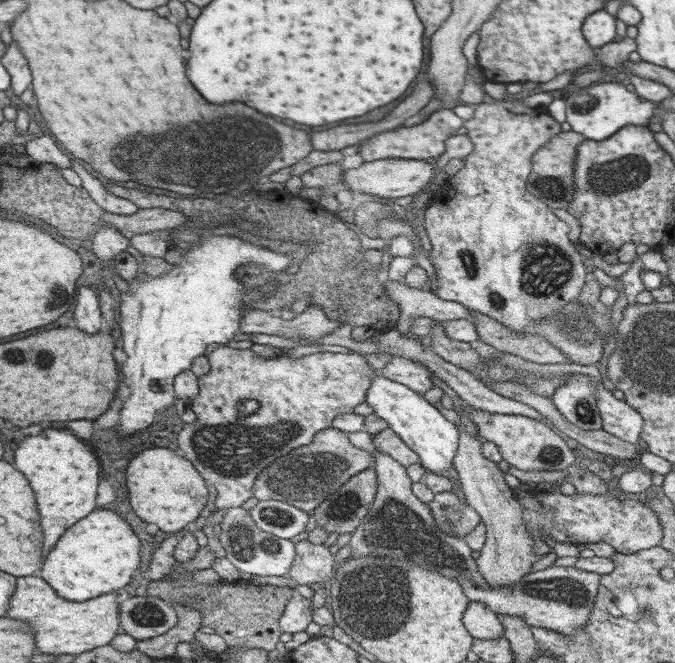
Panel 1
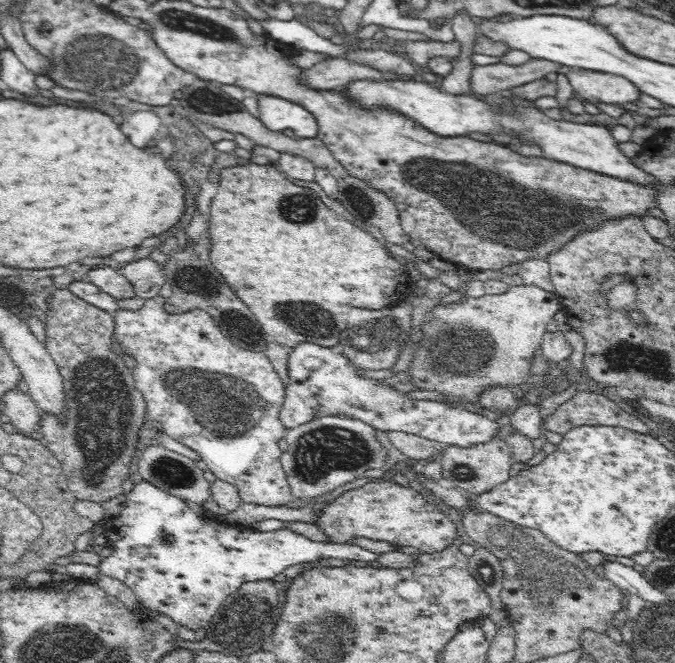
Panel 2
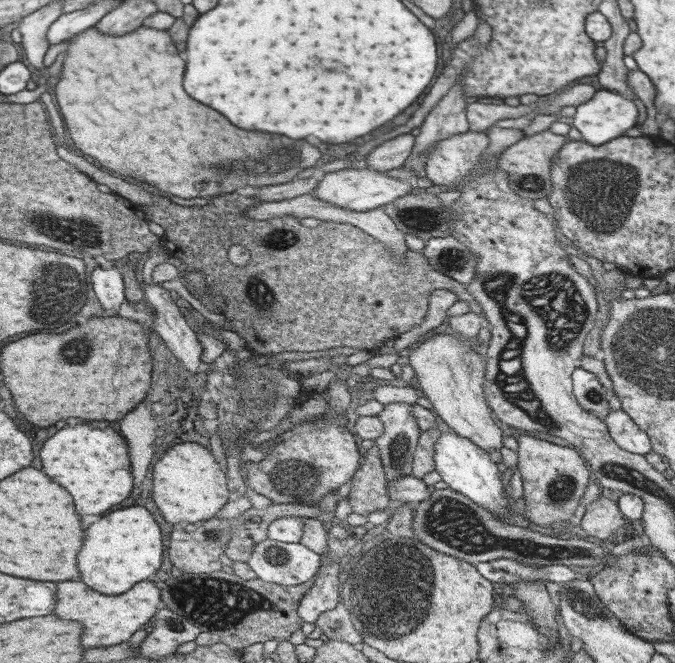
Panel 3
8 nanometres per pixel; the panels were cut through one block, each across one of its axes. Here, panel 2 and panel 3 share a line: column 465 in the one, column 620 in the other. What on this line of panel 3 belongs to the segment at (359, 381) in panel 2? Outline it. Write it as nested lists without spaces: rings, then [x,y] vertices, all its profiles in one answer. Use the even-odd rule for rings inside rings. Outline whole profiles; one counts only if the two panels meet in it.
[[[609,410],[603,420],[607,425],[609,436],[622,449],[644,456],[652,449],[649,448],[649,440],[645,436],[644,429],[634,424],[623,410]]]

